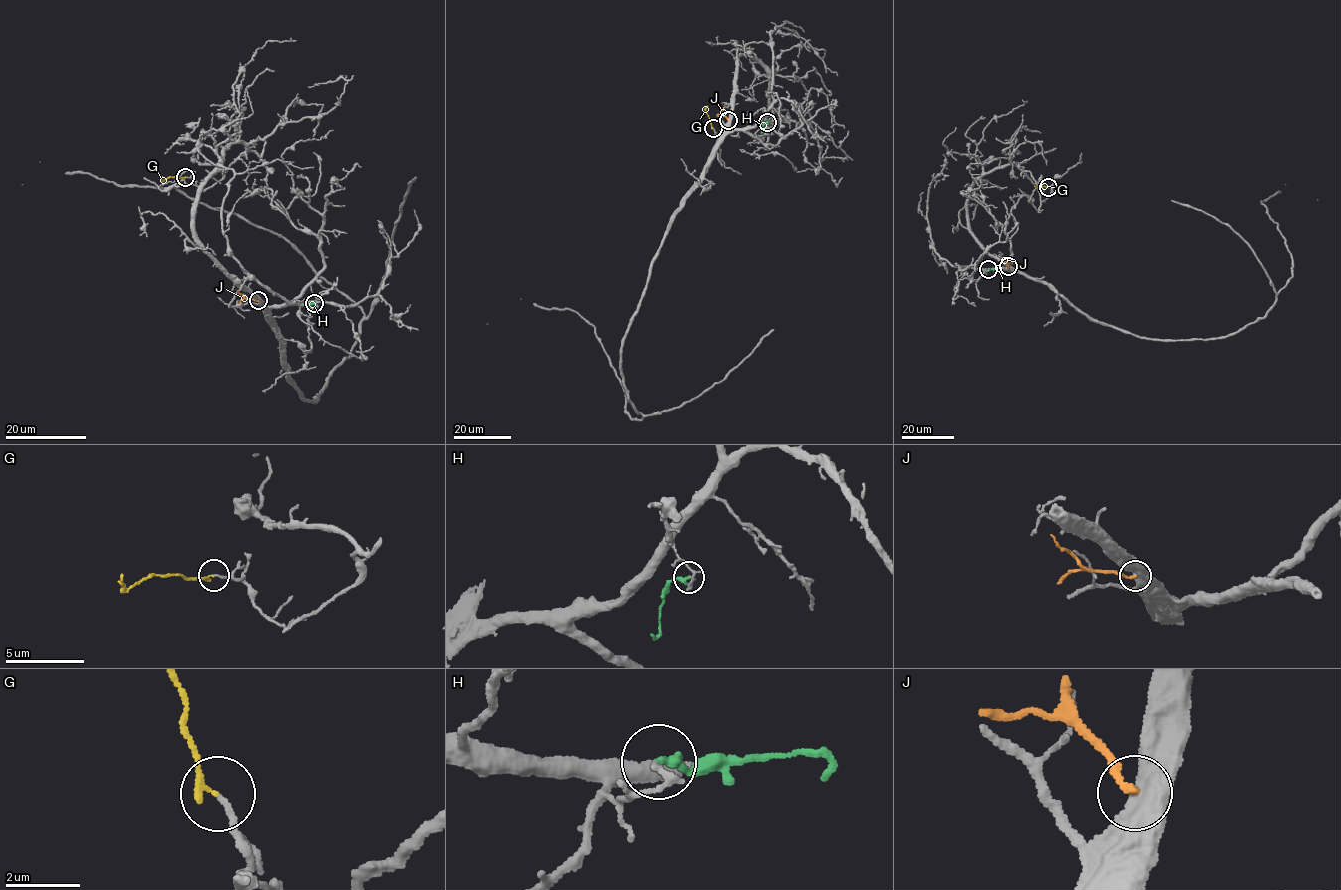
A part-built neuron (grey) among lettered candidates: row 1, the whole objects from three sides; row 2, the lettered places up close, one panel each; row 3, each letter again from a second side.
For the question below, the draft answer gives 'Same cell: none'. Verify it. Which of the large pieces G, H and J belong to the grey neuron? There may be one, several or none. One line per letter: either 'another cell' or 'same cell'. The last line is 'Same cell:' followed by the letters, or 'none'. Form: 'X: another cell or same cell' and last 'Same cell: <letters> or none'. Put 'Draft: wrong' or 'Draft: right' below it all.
G: same cell
H: another cell
J: another cell
Same cell: G
Draft: wrong

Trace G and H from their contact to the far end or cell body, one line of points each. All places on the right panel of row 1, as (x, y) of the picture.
G: (1048, 187), (1035, 185)
H: (988, 268), (1000, 270)

